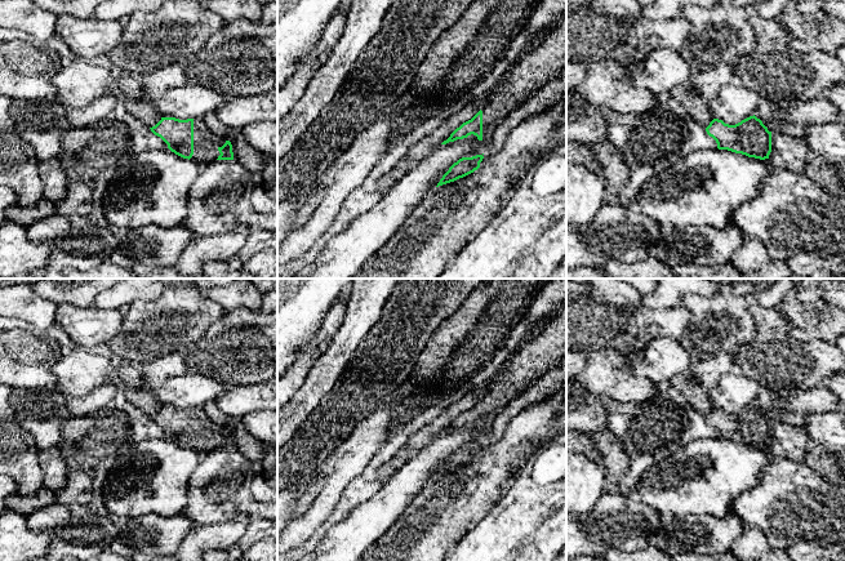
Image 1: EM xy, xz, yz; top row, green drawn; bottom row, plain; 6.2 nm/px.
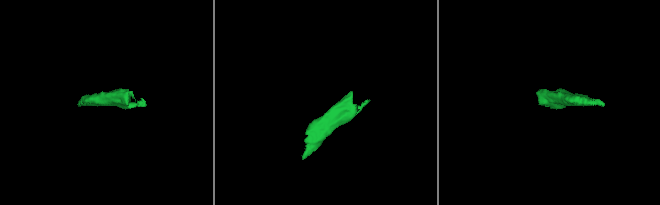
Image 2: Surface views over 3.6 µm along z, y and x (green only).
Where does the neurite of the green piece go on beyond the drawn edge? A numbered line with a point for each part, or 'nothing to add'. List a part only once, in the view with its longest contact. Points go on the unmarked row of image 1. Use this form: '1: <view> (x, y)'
1: xy (205, 432)

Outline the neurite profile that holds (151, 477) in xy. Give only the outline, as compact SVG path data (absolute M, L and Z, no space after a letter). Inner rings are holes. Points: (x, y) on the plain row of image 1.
M169 437L133 444L117 457L103 481L106 507L112 515L129 518L181 515L200 457Z

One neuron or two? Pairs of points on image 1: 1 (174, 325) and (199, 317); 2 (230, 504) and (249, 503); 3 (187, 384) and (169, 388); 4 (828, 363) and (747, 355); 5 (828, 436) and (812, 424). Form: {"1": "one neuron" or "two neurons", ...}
{"1": "one neuron", "2": "one neuron", "3": "one neuron", "4": "one neuron", "5": "one neuron"}

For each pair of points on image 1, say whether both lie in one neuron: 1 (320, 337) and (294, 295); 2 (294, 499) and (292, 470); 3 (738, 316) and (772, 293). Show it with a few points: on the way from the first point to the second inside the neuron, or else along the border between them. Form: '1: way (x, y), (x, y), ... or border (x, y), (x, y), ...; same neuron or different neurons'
1: border (321, 326), (298, 356); different neurons
2: border (305, 477), (290, 485); different neurons
3: way (742, 307), (751, 298), (763, 295); same neuron

